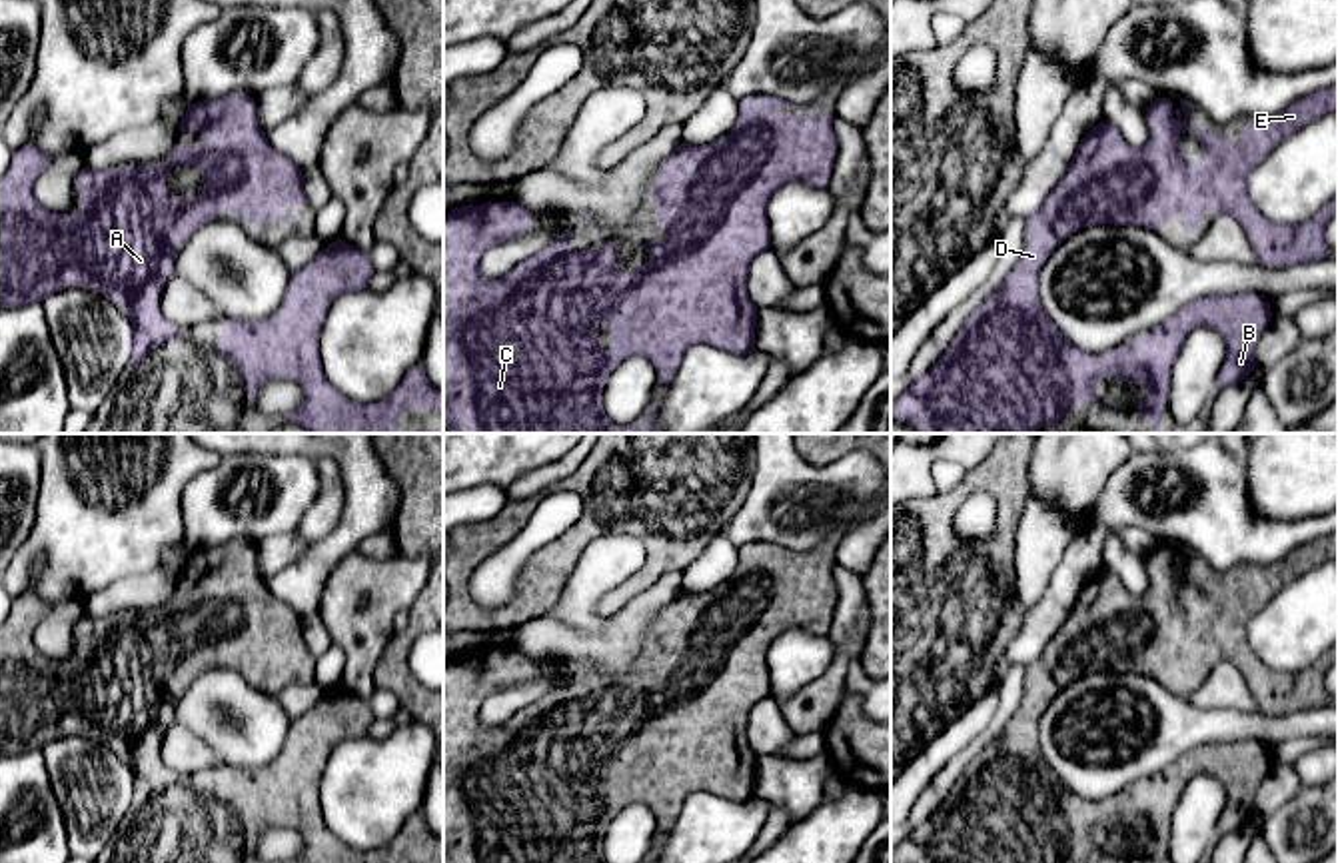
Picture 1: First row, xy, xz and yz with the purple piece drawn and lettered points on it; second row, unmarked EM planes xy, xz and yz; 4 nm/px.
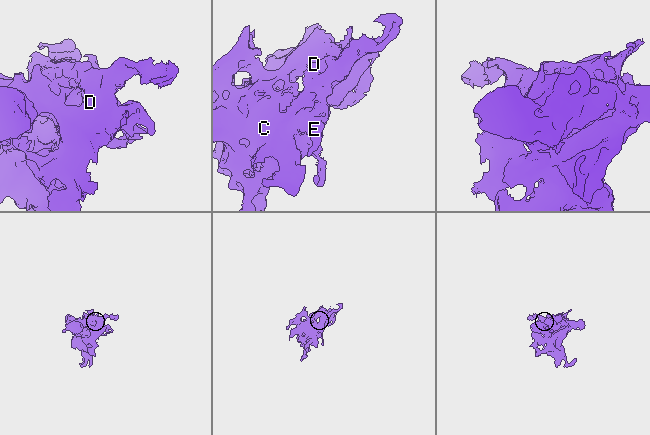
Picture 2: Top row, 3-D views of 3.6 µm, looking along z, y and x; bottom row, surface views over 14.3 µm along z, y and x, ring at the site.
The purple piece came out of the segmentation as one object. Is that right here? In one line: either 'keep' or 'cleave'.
keep

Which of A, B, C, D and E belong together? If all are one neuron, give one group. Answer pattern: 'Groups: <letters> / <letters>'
Groups: A B C D E

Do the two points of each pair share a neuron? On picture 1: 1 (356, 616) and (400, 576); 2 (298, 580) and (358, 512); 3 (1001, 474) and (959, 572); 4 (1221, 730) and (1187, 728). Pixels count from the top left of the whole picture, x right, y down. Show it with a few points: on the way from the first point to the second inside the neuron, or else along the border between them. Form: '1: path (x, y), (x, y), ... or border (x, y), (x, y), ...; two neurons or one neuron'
1: path (366, 608), (390, 586); one neuron
2: path (314, 564), (350, 528); one neuron
3: path (1007, 502), (1003, 540), (987, 556); one neuron
4: path (1213, 728), (1195, 728); one neuron

